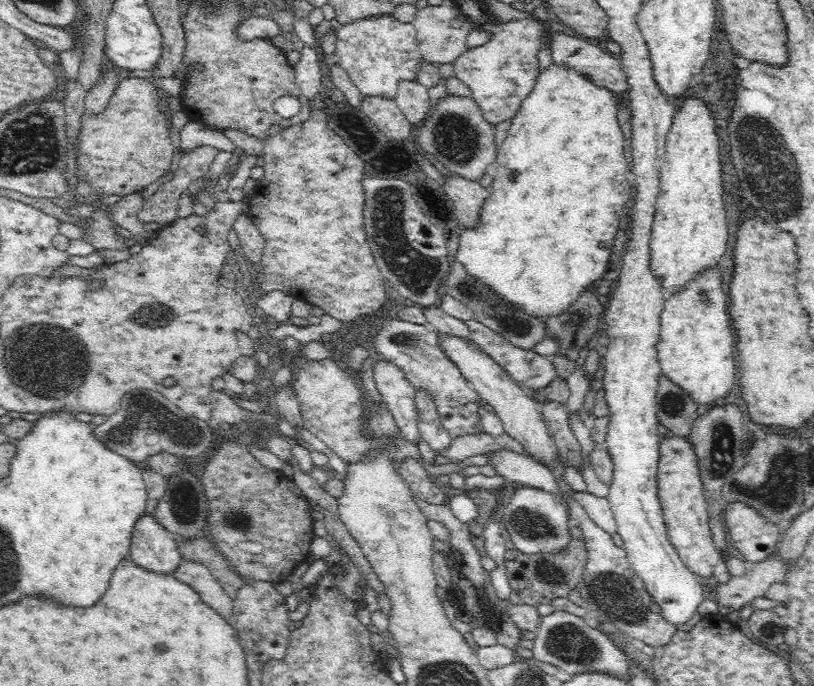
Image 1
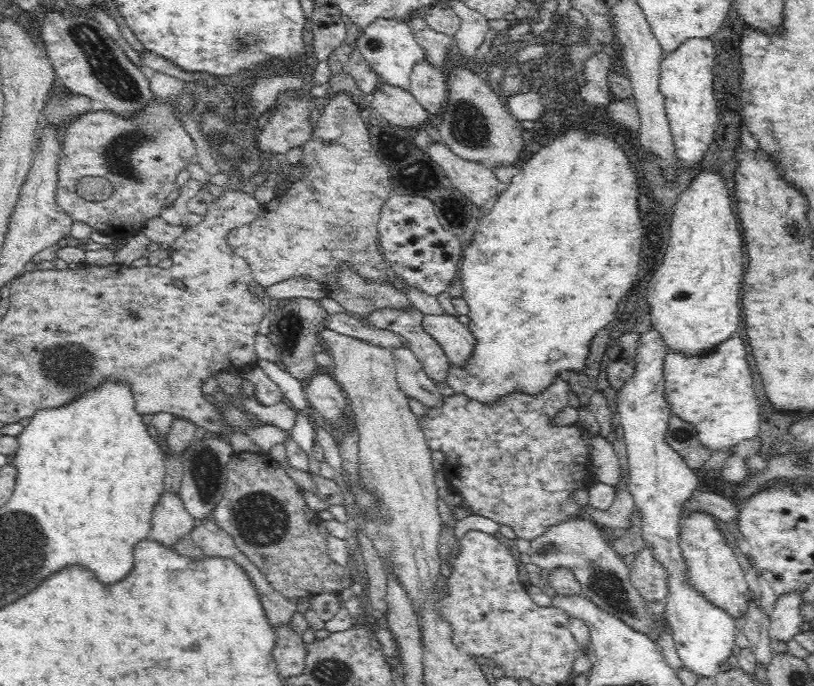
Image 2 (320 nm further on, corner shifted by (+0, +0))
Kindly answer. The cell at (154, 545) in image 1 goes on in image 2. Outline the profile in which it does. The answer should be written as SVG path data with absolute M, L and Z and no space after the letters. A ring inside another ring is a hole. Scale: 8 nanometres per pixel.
M174 493L162 494L154 506L151 516L149 536L164 548L173 548L198 524L183 509L180 497Z

